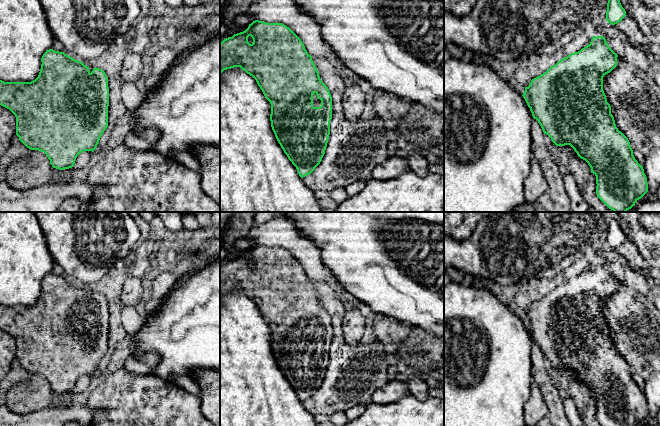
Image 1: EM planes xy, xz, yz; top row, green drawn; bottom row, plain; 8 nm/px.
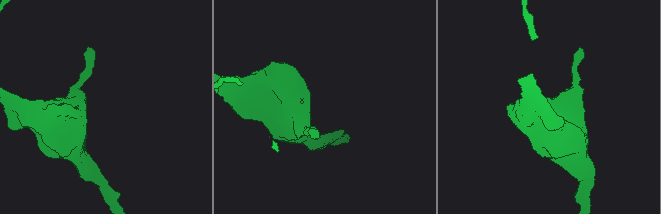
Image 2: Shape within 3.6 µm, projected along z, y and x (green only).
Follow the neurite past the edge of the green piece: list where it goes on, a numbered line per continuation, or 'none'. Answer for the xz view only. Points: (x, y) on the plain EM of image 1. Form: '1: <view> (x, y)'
1: xz (316, 326)

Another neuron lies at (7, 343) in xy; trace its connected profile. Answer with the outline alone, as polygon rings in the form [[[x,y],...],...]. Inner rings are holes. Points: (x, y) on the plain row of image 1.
[[[0,329],[0,381],[7,375],[15,358],[15,339],[9,333]]]

